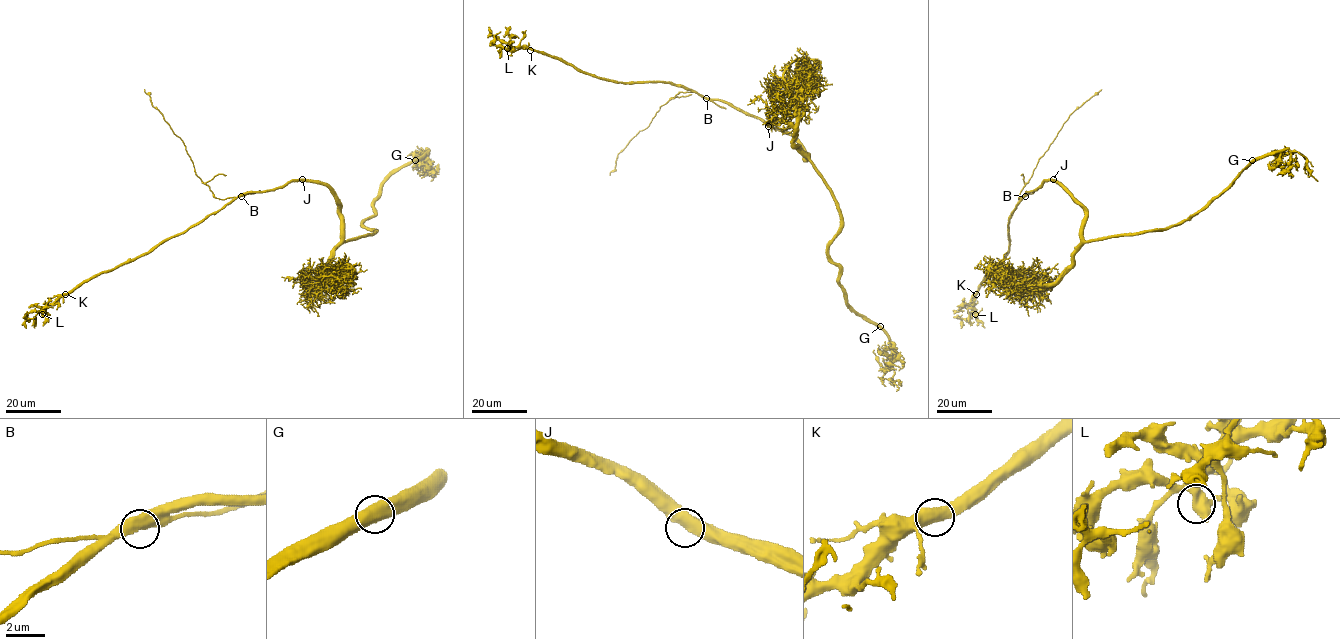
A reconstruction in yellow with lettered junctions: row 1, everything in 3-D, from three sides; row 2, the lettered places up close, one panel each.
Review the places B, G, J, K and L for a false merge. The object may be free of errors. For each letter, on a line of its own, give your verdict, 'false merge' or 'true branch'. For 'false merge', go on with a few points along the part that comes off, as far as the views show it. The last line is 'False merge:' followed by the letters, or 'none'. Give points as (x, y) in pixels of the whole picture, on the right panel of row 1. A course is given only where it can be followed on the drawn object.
B: false merge; course (1025, 196), (1018, 197), (1062, 125), (1101, 89)
G: true branch
J: true branch
K: true branch
L: true branch
False merge: B

